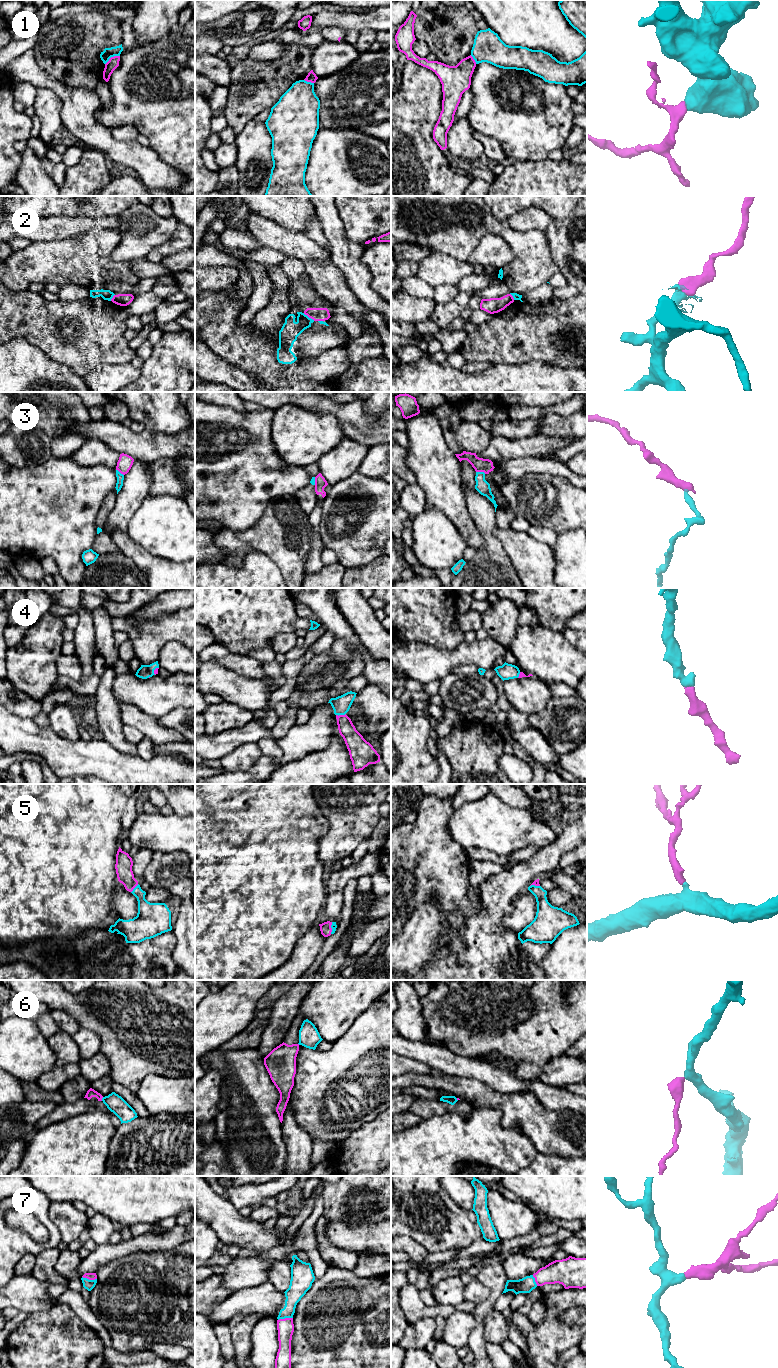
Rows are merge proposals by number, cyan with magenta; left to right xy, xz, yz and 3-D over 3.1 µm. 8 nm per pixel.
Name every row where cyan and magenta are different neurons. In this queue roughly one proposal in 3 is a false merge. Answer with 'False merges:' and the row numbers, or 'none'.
False merges: 1, 2, 3, 6

